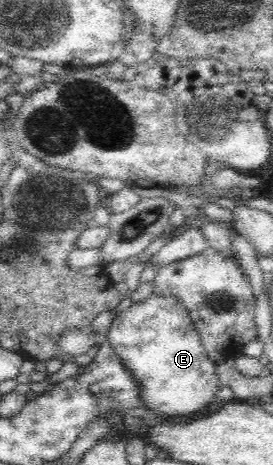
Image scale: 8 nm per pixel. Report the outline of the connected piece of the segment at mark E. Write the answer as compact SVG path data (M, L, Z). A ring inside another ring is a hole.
M154 293L128 310L121 312L108 332L108 339L116 355L123 361L136 382L142 386L141 398L148 409L164 416L188 415L204 409L219 389L216 365L205 352L201 335L184 302L174 296Z

